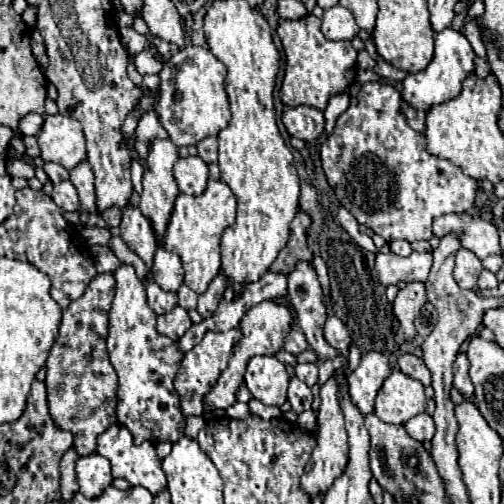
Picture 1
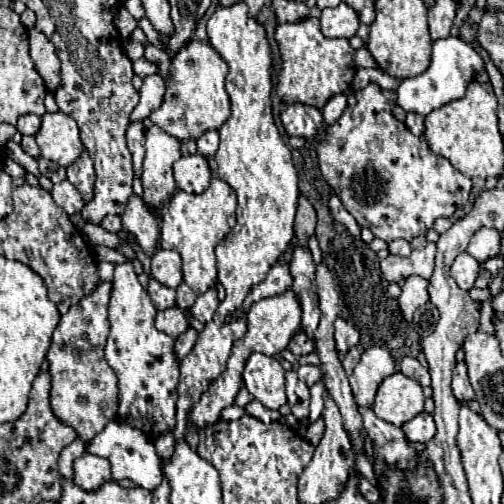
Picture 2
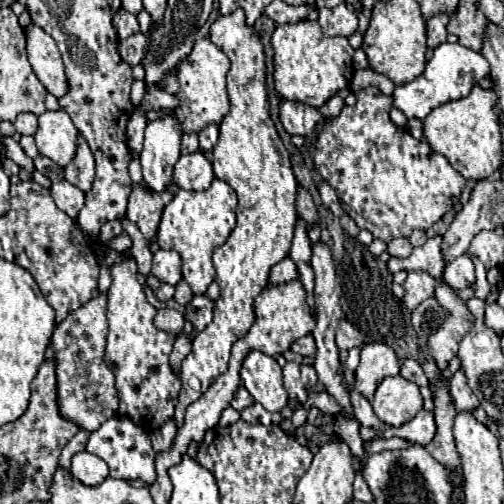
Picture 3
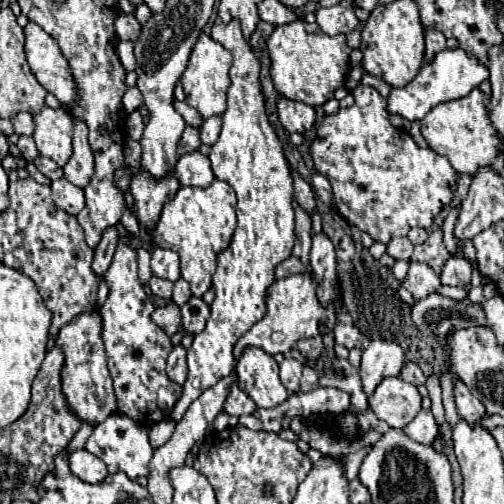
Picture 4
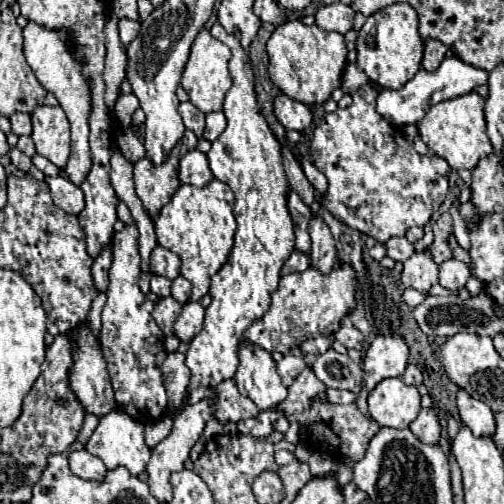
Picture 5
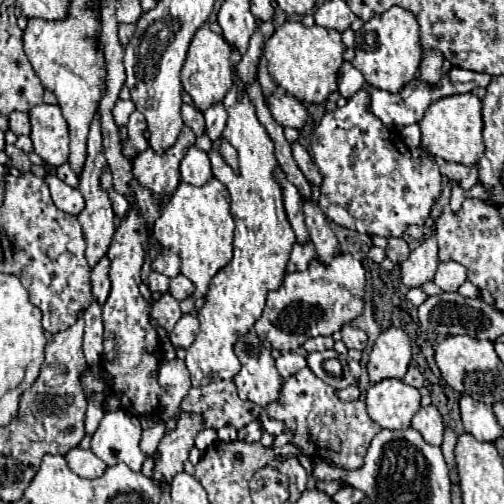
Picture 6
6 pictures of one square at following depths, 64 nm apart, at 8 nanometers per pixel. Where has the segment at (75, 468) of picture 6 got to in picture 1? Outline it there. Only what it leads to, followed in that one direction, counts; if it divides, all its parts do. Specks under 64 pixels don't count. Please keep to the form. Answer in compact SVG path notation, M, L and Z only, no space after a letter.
M100 454L78 458L76 474L80 484L80 494L84 494L86 498L98 498L112 484L108 460L102 458Z

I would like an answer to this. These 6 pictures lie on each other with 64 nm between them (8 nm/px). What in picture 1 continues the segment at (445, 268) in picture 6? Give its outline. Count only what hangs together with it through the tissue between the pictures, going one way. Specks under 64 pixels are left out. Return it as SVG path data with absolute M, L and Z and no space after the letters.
M460 248L456 252L456 266L454 266L454 278L460 288L474 288L478 274L482 272L482 262L478 256L466 248Z

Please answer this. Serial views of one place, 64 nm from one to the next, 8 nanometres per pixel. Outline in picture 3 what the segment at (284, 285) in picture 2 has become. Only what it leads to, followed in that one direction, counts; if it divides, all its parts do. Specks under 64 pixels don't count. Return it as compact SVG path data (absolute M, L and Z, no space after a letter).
M282 260L278 262L272 270L270 270L270 278L268 278L268 284L270 286L278 286L278 284L284 284L284 282L292 282L298 278L298 270L296 270L296 264L292 260Z

